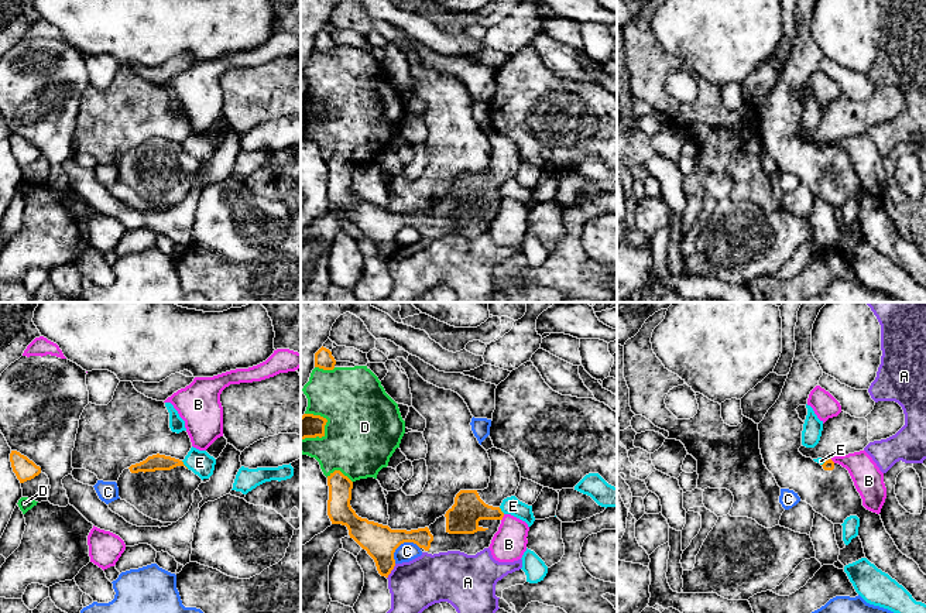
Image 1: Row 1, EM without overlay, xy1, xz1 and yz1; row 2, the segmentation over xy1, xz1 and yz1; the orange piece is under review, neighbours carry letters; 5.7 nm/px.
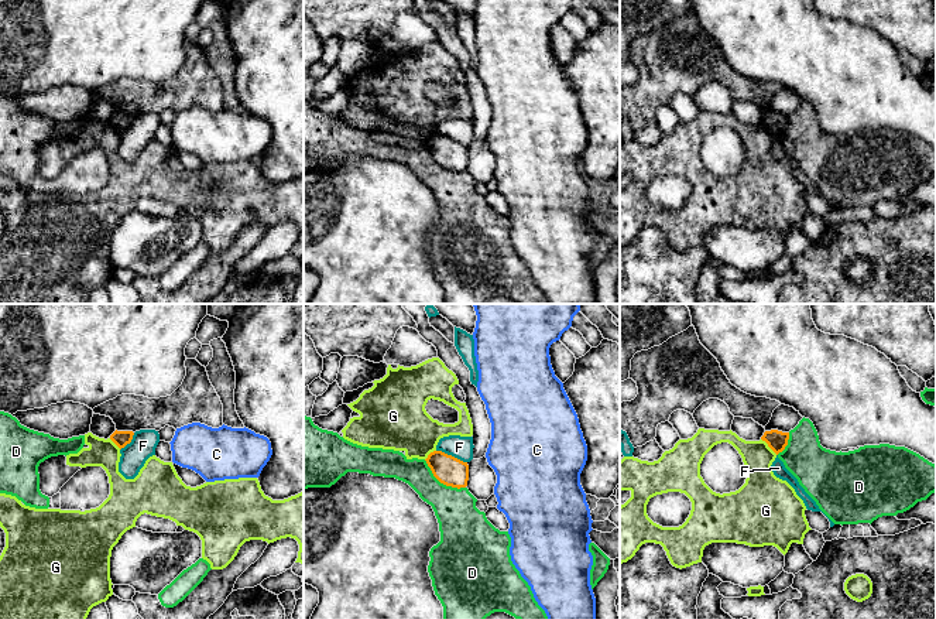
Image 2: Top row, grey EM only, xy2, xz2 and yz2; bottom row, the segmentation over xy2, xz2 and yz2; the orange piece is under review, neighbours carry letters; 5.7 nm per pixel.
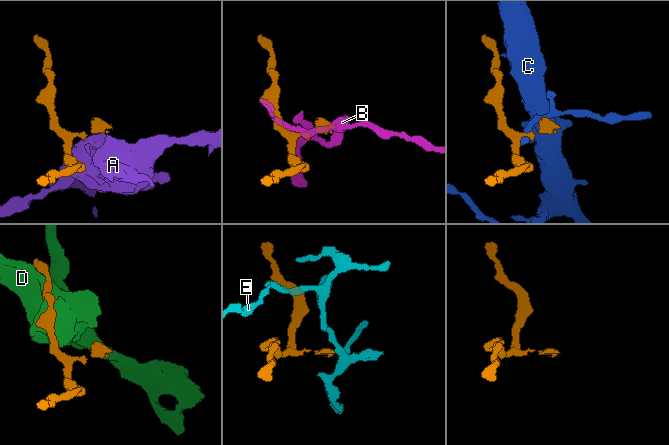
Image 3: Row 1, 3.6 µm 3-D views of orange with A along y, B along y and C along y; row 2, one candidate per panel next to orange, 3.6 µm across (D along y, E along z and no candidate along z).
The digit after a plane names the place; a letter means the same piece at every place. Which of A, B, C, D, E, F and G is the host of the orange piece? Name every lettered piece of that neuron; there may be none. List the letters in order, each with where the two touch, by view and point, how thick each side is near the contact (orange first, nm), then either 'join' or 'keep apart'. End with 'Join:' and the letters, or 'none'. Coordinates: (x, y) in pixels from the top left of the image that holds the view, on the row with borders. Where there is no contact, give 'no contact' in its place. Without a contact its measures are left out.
A: meets orange in xz1 at (391, 569); 190 nm thick on the orange side, 280 nm on the other; keep apart
B: meets orange in xz1 at (503, 516); 180 nm thick on the orange side, 200 nm on the other; keep apart
C: meets orange in xz1 at (401, 543); 190 nm thick on the orange side, 110 nm on the other; keep apart
D: meets orange in xz2 at (442, 482); 160 nm thick on the orange side, 240 nm on the other; keep apart
E: meets orange in xy1 at (184, 465); 100 nm thick on the orange side, 140 nm on the other; keep apart
F: meets orange in xz2 at (451, 455); 160 nm thick on the orange side, 130 nm on the other; keep apart
G: meets orange in yz2 at (770, 447); 110 nm thick on the orange side, 220 nm on the other; keep apart
Join: none

